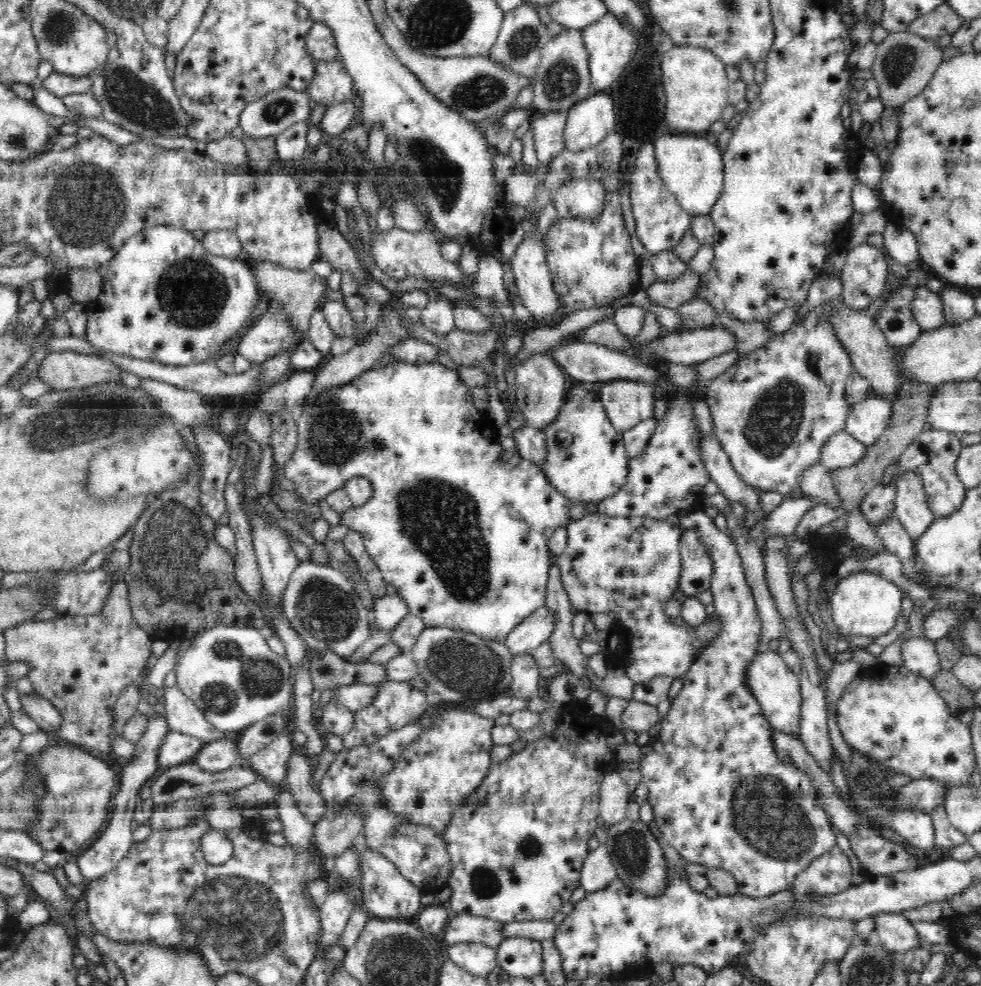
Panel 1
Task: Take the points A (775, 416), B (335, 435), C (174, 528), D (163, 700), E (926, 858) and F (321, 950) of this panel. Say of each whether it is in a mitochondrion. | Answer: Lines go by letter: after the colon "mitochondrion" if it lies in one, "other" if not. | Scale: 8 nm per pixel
A: mitochondrion
B: mitochondrion
C: mitochondrion
D: other
E: other
F: other

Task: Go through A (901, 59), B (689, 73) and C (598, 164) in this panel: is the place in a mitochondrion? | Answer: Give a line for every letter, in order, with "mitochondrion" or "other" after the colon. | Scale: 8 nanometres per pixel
A: mitochondrion
B: other
C: other

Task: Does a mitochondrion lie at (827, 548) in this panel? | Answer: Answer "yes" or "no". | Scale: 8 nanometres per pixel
no

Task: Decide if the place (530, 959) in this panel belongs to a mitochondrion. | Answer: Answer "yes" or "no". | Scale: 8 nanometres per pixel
no

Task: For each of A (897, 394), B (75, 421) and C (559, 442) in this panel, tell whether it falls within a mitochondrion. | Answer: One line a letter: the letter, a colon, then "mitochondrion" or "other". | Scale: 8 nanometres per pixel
A: other
B: mitochondrion
C: other

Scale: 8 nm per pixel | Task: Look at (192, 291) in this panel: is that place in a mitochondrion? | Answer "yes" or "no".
yes

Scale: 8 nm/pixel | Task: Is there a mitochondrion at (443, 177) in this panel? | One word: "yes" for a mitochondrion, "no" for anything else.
yes

